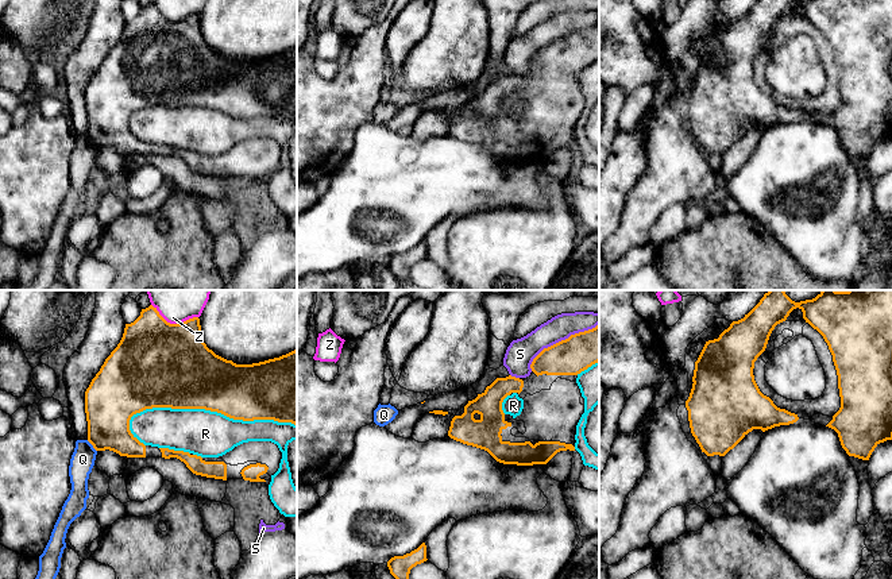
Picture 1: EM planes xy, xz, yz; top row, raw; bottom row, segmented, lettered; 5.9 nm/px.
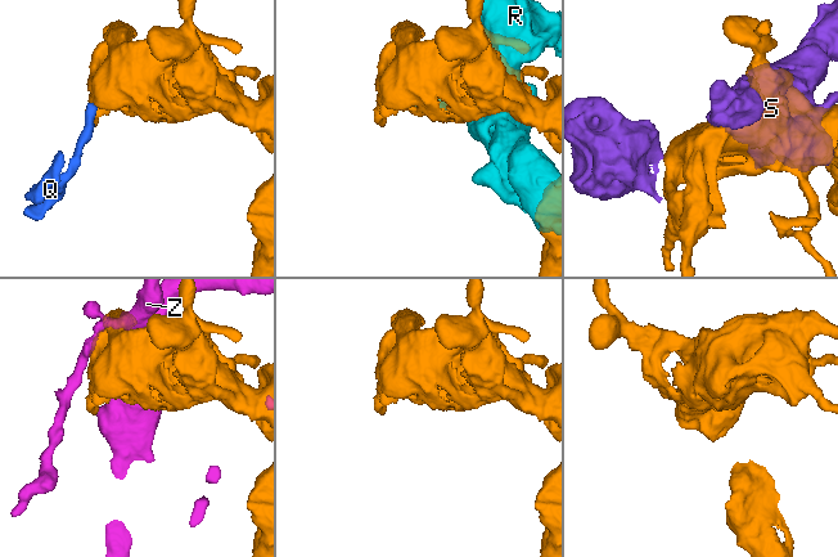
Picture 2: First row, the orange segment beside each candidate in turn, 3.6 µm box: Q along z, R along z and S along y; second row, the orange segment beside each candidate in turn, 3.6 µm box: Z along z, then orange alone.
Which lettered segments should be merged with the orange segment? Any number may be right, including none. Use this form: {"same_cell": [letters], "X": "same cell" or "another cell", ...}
{"same_cell": [], "Q": "another cell", "R": "another cell", "S": "another cell", "Z": "another cell"}

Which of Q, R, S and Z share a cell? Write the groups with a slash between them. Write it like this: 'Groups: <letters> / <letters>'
Groups: Q / R / S / Z

